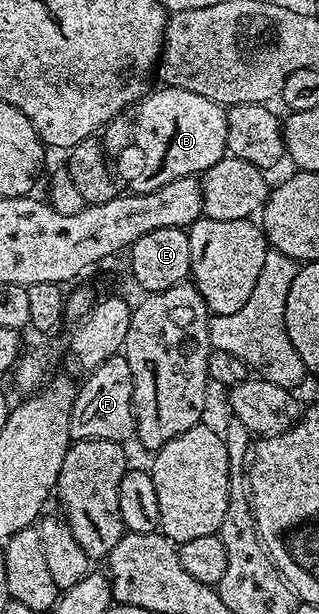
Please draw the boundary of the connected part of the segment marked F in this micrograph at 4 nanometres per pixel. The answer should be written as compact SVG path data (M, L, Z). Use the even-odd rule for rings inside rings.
M122 355L106 359L87 374L84 385L76 390L74 407L70 415L70 435L77 441L106 439L128 443L136 437L136 416L132 400L134 383L130 375L130 363Z

